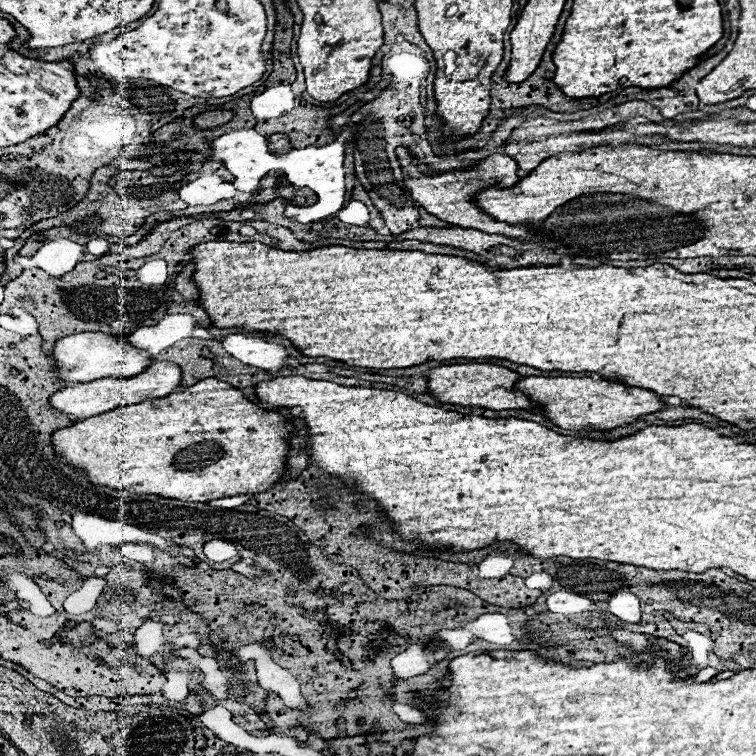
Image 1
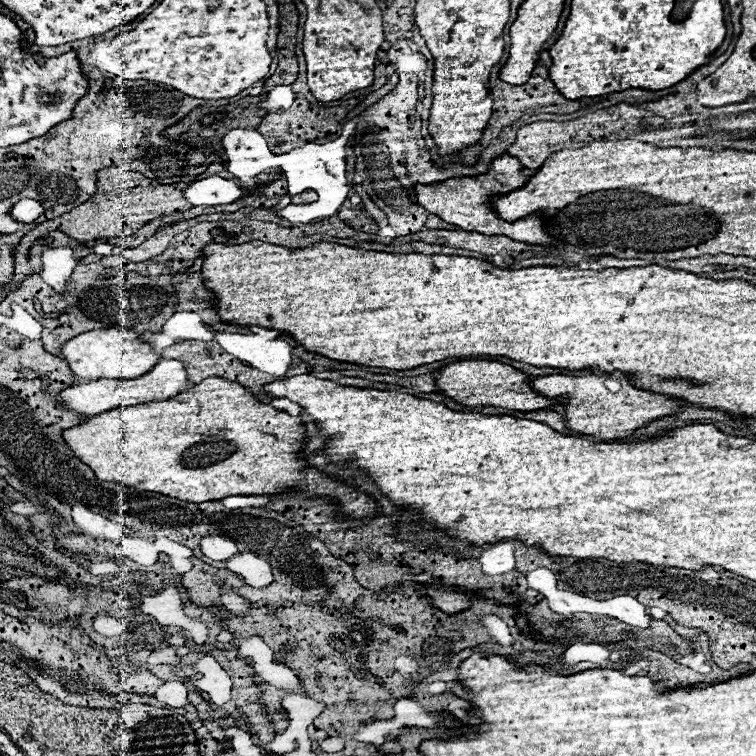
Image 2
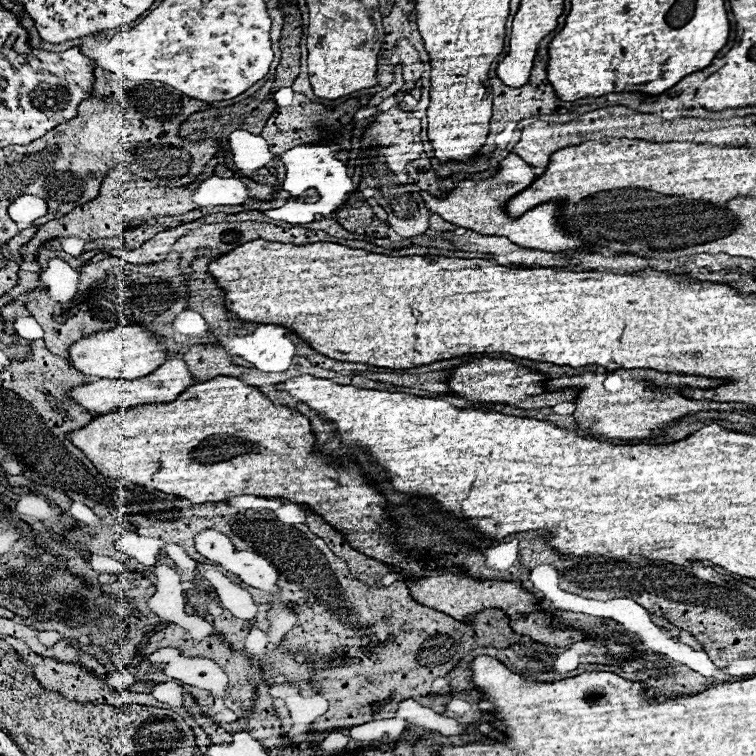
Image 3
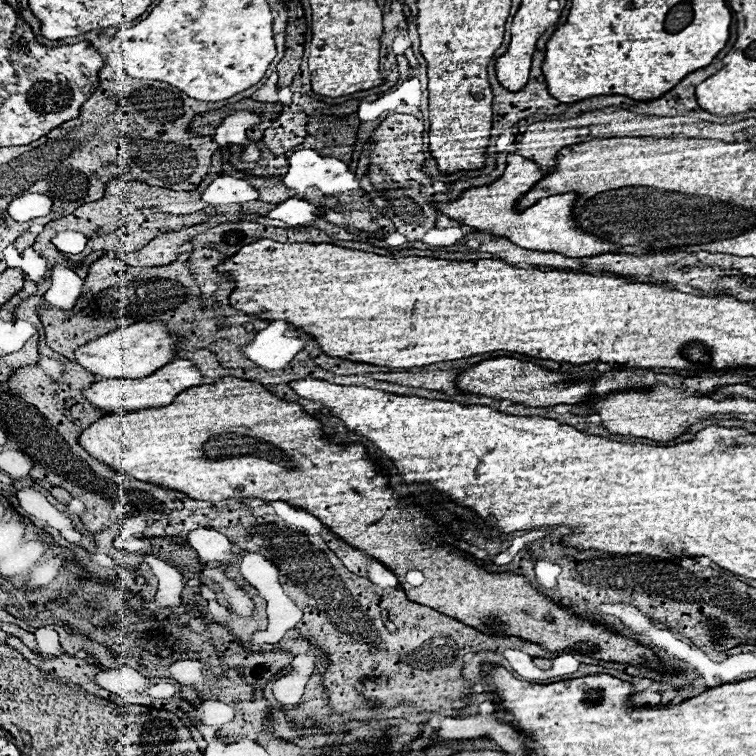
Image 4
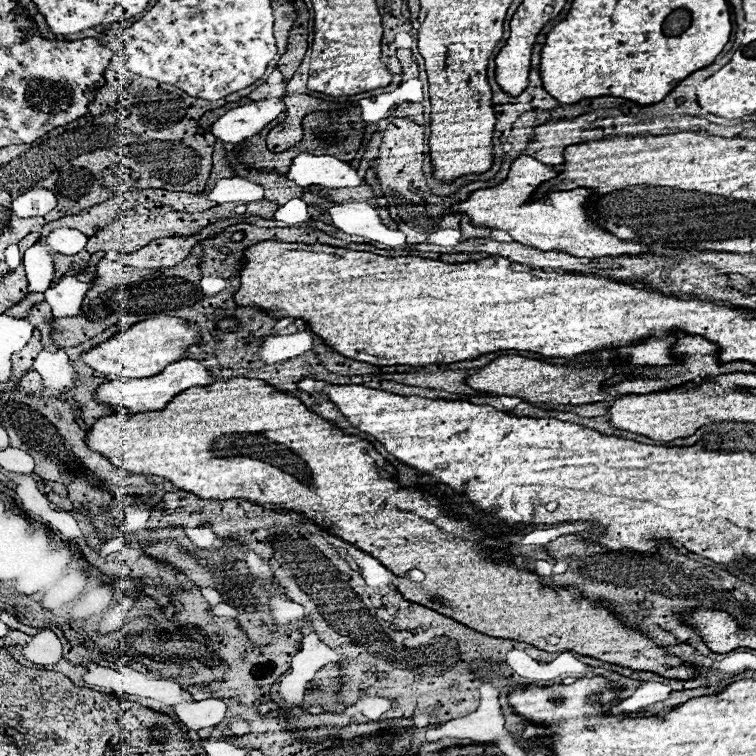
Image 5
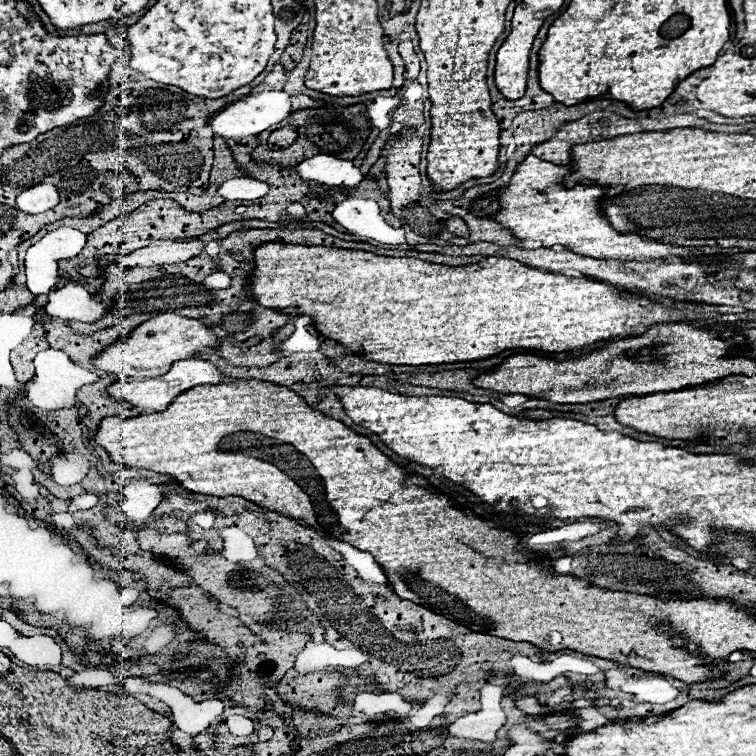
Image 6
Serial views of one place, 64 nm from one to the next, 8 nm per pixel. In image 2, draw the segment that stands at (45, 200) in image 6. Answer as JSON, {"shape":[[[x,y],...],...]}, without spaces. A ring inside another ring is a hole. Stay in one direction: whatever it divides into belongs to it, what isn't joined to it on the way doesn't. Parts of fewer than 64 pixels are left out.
{"shape":[[[22,198],[20,202],[16,202],[14,206],[12,206],[12,216],[18,220],[18,222],[22,222],[22,224],[30,224],[30,222],[34,222],[38,216],[42,216],[44,214],[44,208],[42,208],[42,204],[38,202],[38,200],[34,200],[34,198]]]}

